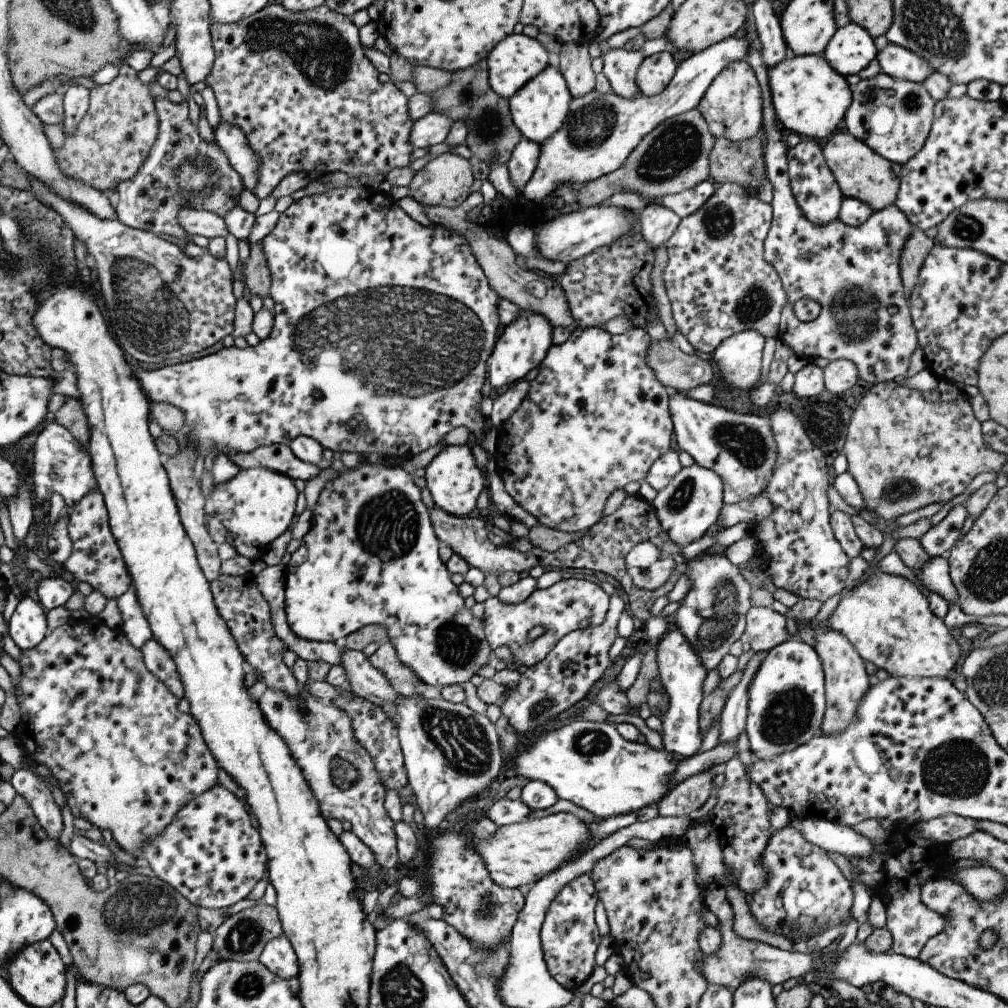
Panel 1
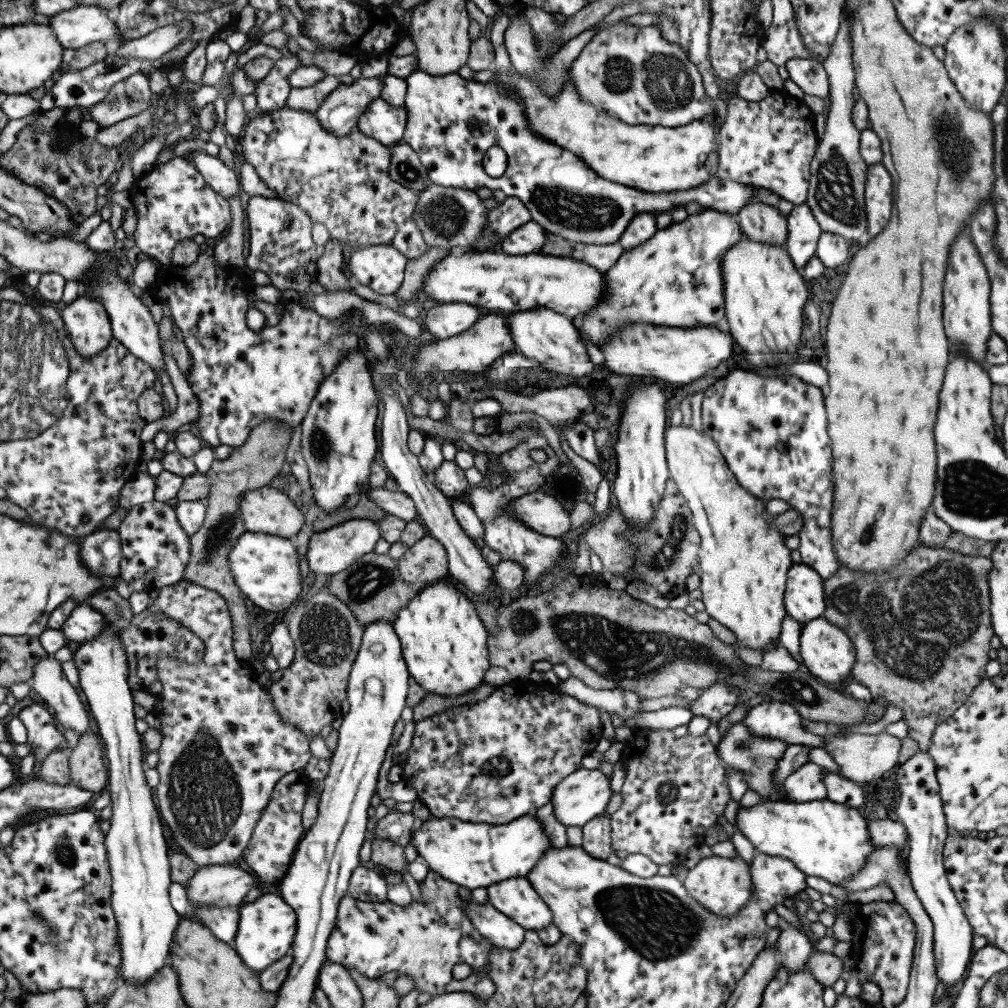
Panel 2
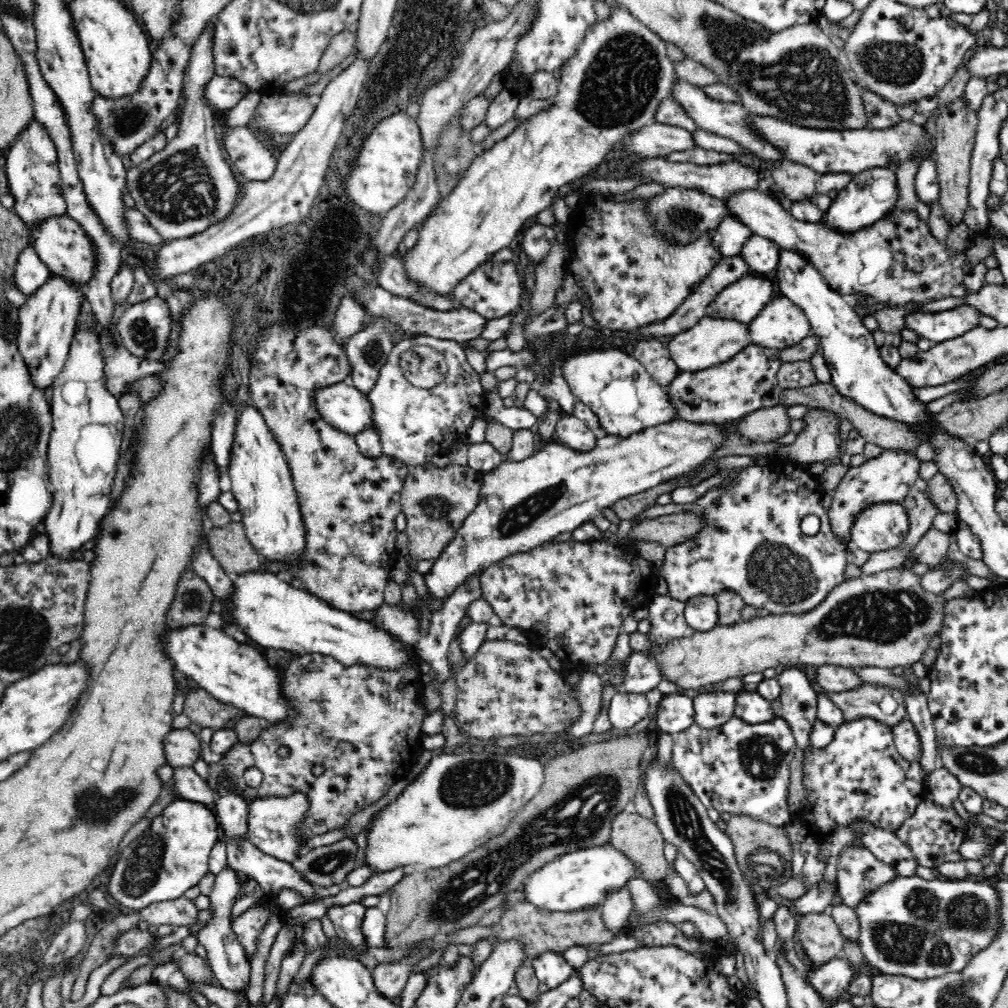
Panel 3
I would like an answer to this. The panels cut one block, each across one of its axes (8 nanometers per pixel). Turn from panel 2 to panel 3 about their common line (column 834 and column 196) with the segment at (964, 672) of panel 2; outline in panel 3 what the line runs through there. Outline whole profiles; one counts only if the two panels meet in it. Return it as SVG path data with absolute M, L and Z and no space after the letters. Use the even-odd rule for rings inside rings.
M188 568L179 576L171 608L166 612L169 628L184 628L194 624L206 624L215 600L210 585L200 575Z

